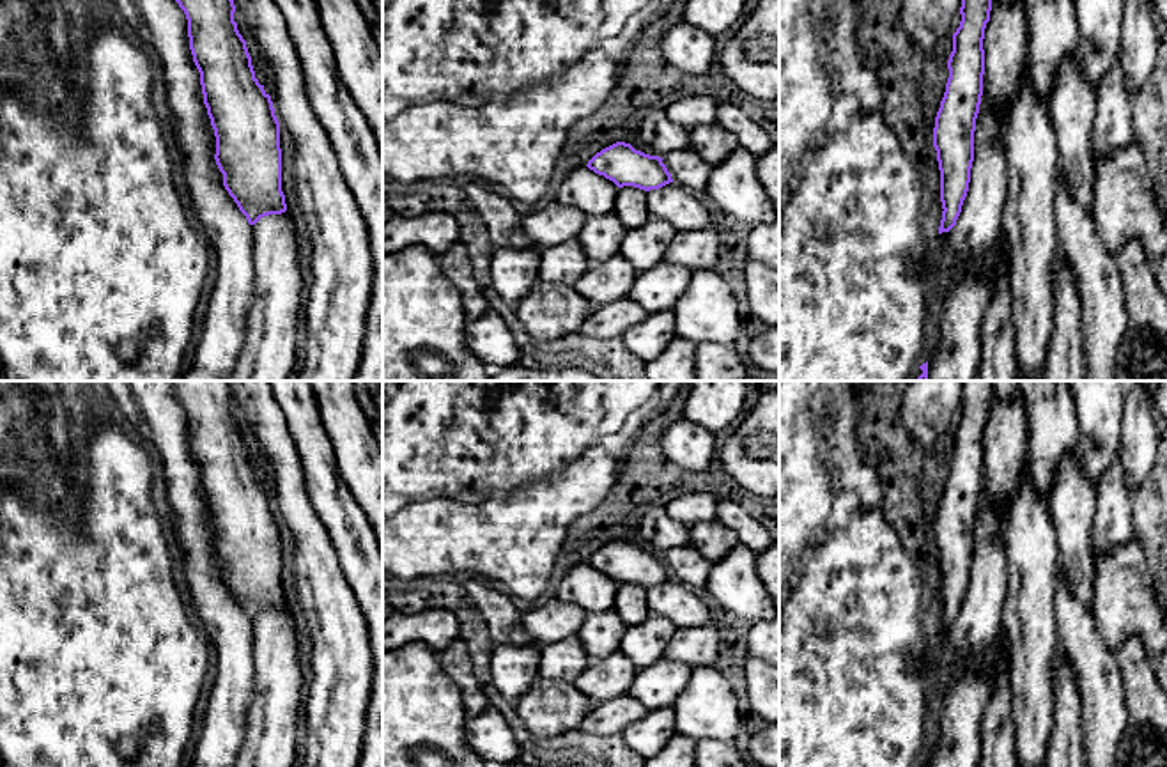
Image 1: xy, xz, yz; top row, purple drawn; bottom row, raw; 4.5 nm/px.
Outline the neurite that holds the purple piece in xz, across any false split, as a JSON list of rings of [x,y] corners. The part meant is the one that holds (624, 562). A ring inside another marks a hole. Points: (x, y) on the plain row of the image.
[[[625,538],[602,546],[586,563],[613,577],[618,585],[634,583],[650,588],[673,579],[662,554],[636,547]]]

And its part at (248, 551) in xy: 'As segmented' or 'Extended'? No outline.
As segmented

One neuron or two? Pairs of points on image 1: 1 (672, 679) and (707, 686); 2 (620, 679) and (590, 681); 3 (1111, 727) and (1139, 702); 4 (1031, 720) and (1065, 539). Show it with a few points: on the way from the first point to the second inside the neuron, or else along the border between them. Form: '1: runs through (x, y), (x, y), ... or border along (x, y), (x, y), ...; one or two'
1: border along (695, 668), (687, 686), (672, 707); two
2: runs through (613, 679), (597, 681); one
3: border along (1118, 672), (1125, 695), (1125, 730), (1120, 748); two
4: border along (1052, 523), (1058, 564); two

